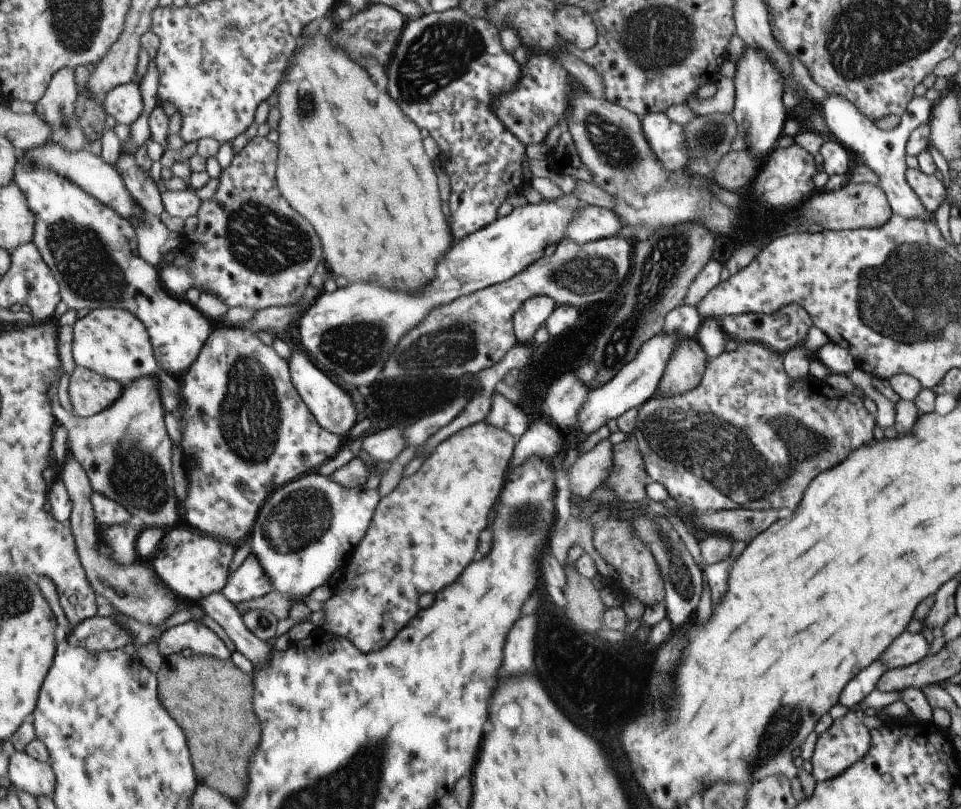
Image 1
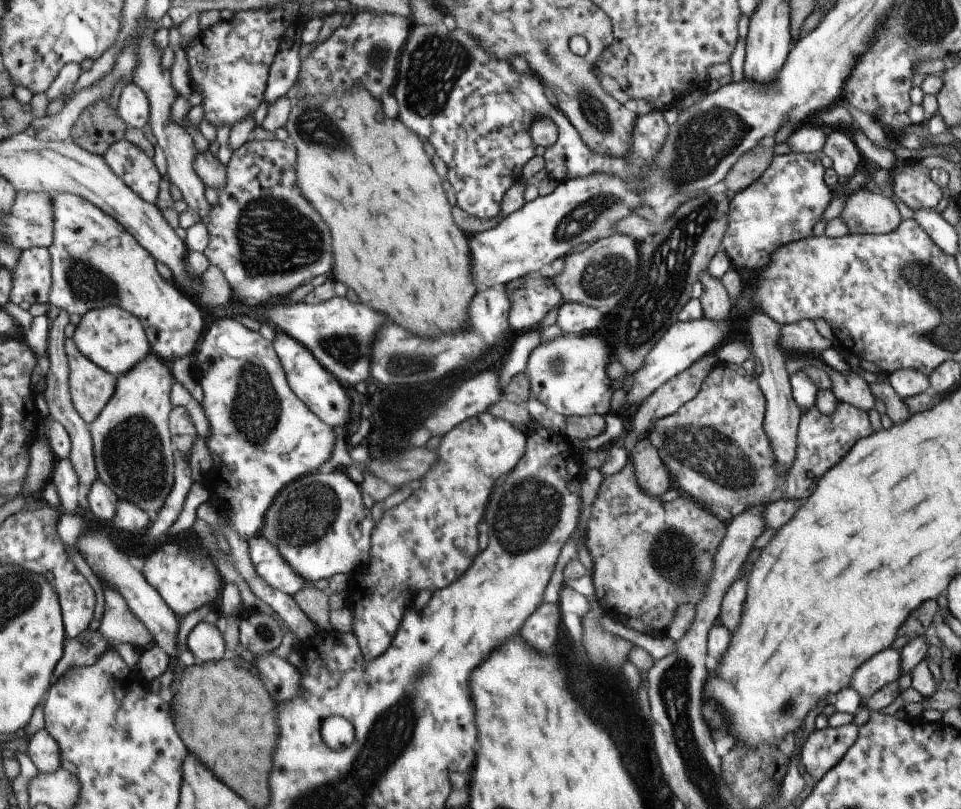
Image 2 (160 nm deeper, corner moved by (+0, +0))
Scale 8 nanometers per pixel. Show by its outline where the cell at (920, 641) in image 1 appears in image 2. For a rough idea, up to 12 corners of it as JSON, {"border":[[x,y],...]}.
{"border":[[899,650],[878,652],[847,687],[867,700],[901,676]]}

